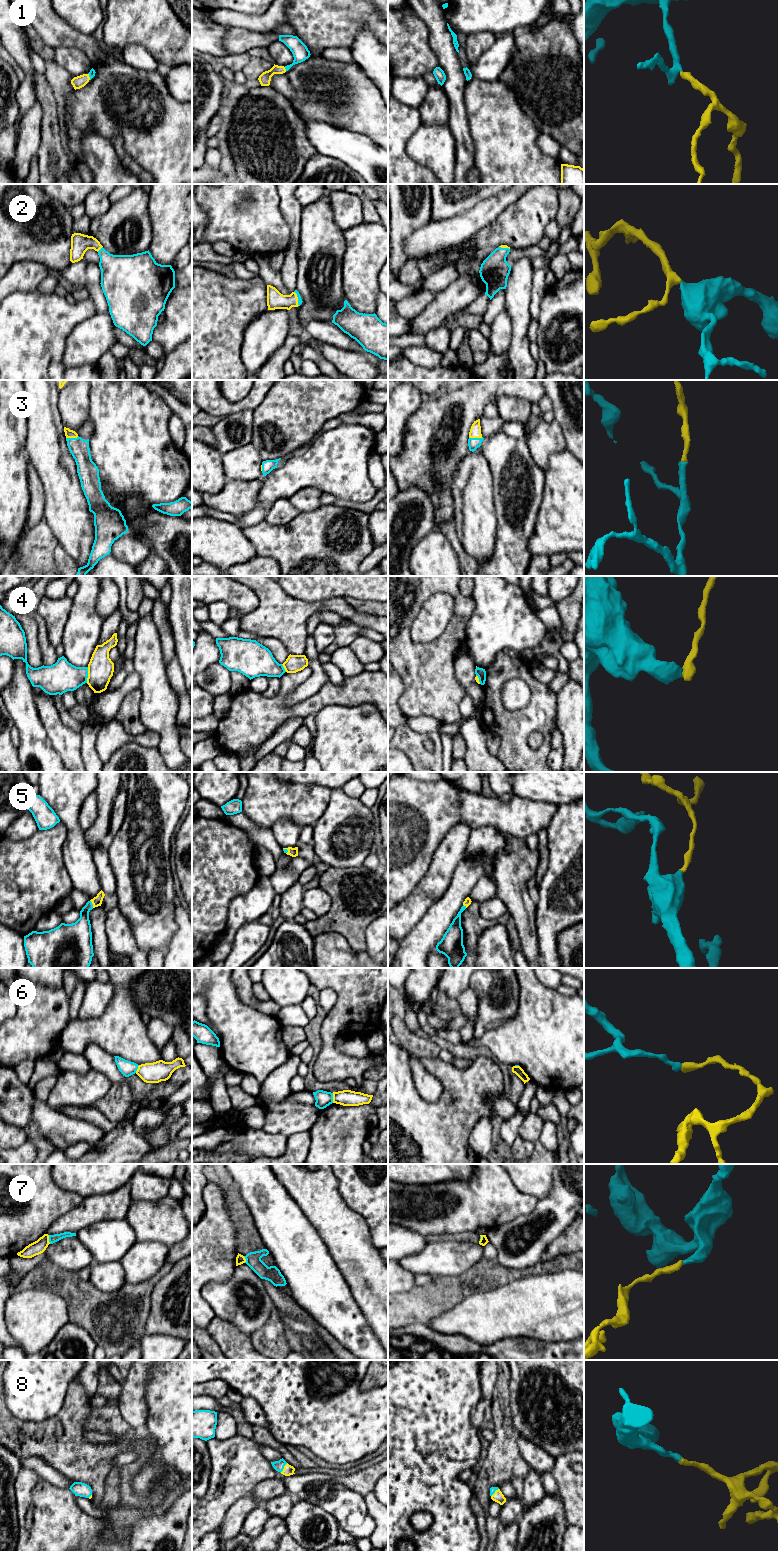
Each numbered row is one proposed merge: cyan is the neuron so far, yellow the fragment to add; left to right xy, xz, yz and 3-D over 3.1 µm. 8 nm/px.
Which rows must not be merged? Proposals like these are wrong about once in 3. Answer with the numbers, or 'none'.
4, 6, 7

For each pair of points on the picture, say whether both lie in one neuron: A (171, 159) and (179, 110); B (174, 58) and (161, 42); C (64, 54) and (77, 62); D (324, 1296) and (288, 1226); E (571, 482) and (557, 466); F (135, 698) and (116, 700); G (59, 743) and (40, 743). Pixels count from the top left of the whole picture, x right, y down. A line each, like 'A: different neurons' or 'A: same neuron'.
A: same neuron
B: same neuron
C: same neuron
D: same neuron
E: same neuron
F: different neurons
G: different neurons

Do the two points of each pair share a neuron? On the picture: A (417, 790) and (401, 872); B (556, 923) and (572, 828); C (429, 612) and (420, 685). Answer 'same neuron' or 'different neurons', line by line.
A: same neuron
B: same neuron
C: different neurons

